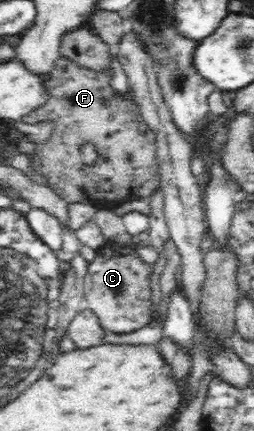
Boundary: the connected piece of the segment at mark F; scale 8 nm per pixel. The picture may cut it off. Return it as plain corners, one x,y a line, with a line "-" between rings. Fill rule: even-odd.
62,55
59,57
49,75
42,79
43,102
21,119
22,123
26,125
52,125
54,127
53,131
41,143
36,143
33,155
29,160
31,160
33,171
37,175
45,177
45,185
48,185
55,192
55,195
59,196
59,199
67,203
79,202
91,204
97,210
111,210
126,201
135,201
135,199
148,201
152,208
152,214
149,215
150,225
147,229
150,235
148,245
154,247
158,255
161,255
164,253
165,243
170,237
163,214
161,214
163,196
160,192
158,164
156,163
156,134
147,124
146,119
143,118
142,107
137,102
133,86
129,86
127,95
121,95
109,84
111,74
112,72
107,66
93,70
-
85,138
93,143
103,141
101,147
95,145
99,157
95,160
93,171
81,159
81,152
78,148
81,143
75,143
77,147
71,145
73,153
61,151
65,145
63,141
84,141

